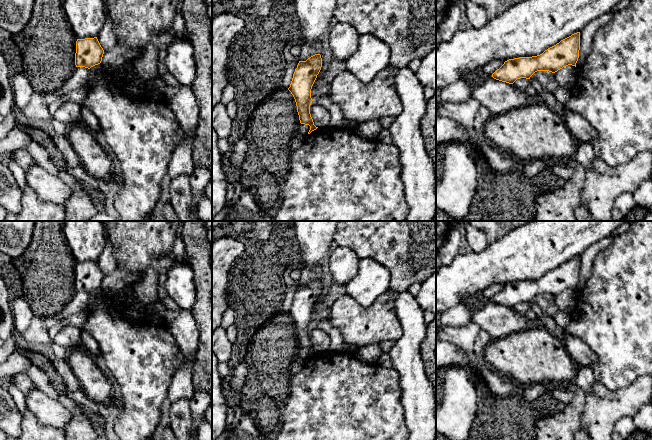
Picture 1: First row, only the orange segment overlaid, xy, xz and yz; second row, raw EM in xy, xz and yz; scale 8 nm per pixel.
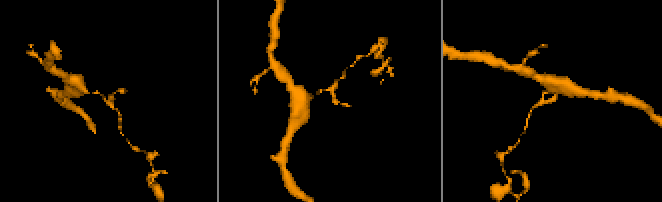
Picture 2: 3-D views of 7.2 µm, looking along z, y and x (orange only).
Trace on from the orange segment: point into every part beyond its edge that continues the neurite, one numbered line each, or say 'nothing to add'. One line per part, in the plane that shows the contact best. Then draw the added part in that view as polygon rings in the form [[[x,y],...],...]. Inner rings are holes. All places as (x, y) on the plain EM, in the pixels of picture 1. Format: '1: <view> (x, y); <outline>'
nothing to add

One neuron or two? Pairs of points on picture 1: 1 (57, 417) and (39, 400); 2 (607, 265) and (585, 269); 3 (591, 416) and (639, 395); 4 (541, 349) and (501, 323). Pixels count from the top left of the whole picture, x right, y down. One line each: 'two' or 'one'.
1: one
2: two
3: one
4: two

